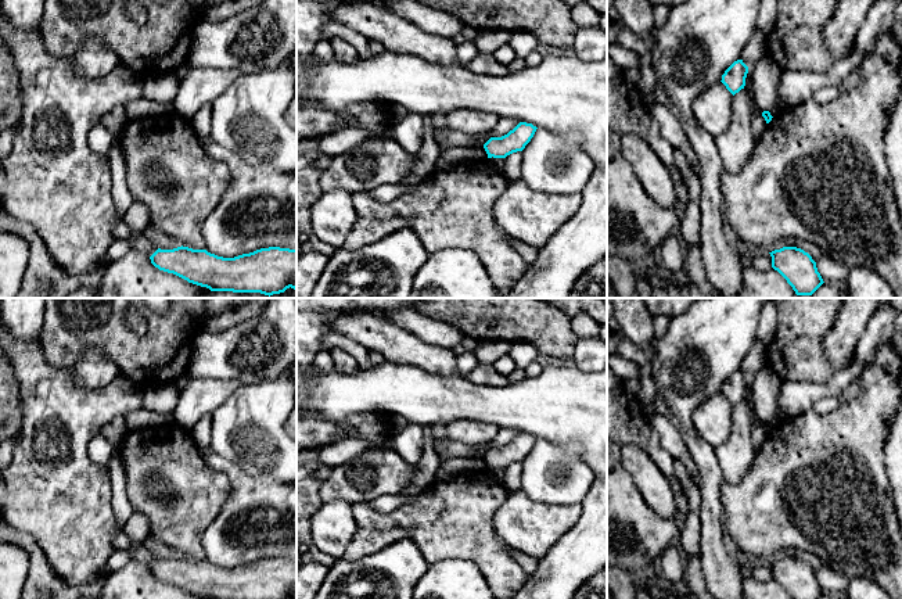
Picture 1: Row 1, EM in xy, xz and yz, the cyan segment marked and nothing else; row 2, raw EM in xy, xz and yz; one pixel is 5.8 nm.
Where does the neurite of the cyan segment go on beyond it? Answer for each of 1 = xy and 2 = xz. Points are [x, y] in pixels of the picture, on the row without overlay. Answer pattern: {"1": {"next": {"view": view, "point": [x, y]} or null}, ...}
{"1": {"next": null}, "2": {"next": null}}

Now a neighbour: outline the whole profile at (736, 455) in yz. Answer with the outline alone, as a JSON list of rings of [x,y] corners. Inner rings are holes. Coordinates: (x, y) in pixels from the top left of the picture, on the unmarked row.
[[[745,397],[732,408],[732,430],[727,440],[715,448],[723,481],[737,485],[751,469],[757,451],[751,445],[750,408]]]

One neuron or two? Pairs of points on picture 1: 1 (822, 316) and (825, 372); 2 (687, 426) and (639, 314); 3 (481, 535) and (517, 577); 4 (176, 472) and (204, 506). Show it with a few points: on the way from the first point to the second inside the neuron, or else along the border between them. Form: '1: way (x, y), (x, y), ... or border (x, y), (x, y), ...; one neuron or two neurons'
1: way (814, 330), (814, 358); one neuron
2: border (657, 339), (653, 351); two neurons
3: way (485, 545), (507, 567); one neuron
4: way (176, 480), (196, 498); one neuron

